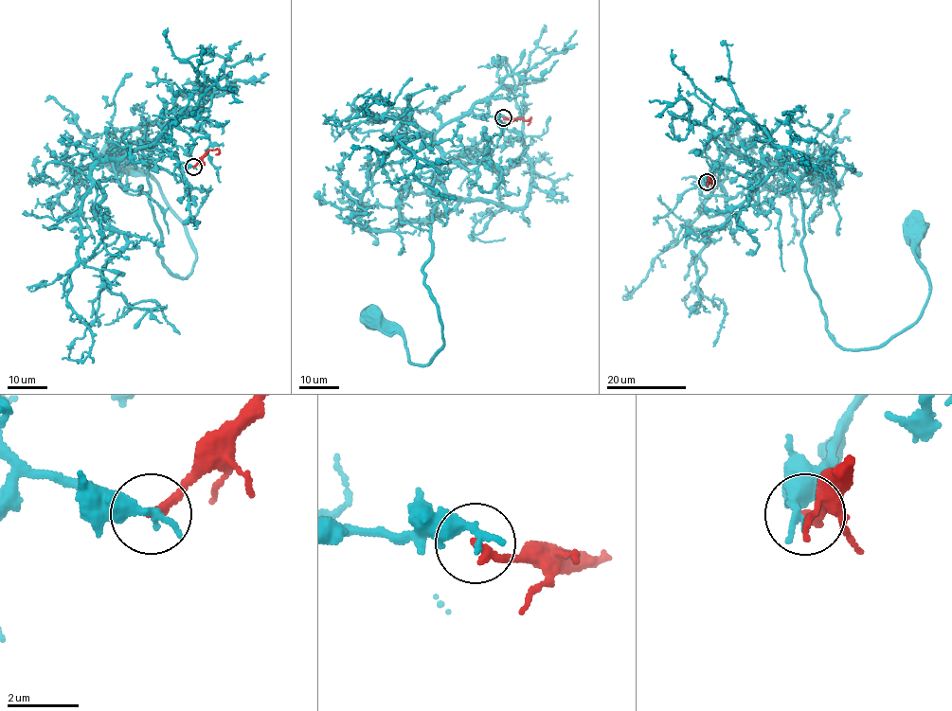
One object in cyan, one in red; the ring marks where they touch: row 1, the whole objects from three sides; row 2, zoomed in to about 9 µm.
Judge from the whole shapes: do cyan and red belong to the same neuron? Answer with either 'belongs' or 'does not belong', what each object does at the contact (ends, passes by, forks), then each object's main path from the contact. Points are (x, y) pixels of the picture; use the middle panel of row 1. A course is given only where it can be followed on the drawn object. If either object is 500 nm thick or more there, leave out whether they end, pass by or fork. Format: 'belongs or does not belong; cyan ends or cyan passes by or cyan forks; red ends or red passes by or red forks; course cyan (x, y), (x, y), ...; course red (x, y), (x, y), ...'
does not belong; cyan ends; red ends; course cyan (503, 117), (464, 113), (436, 133), (444, 194), (422, 271), (443, 346), (411, 363), (399, 331), (376, 319); course red (503, 117), (530, 118), (526, 121)

